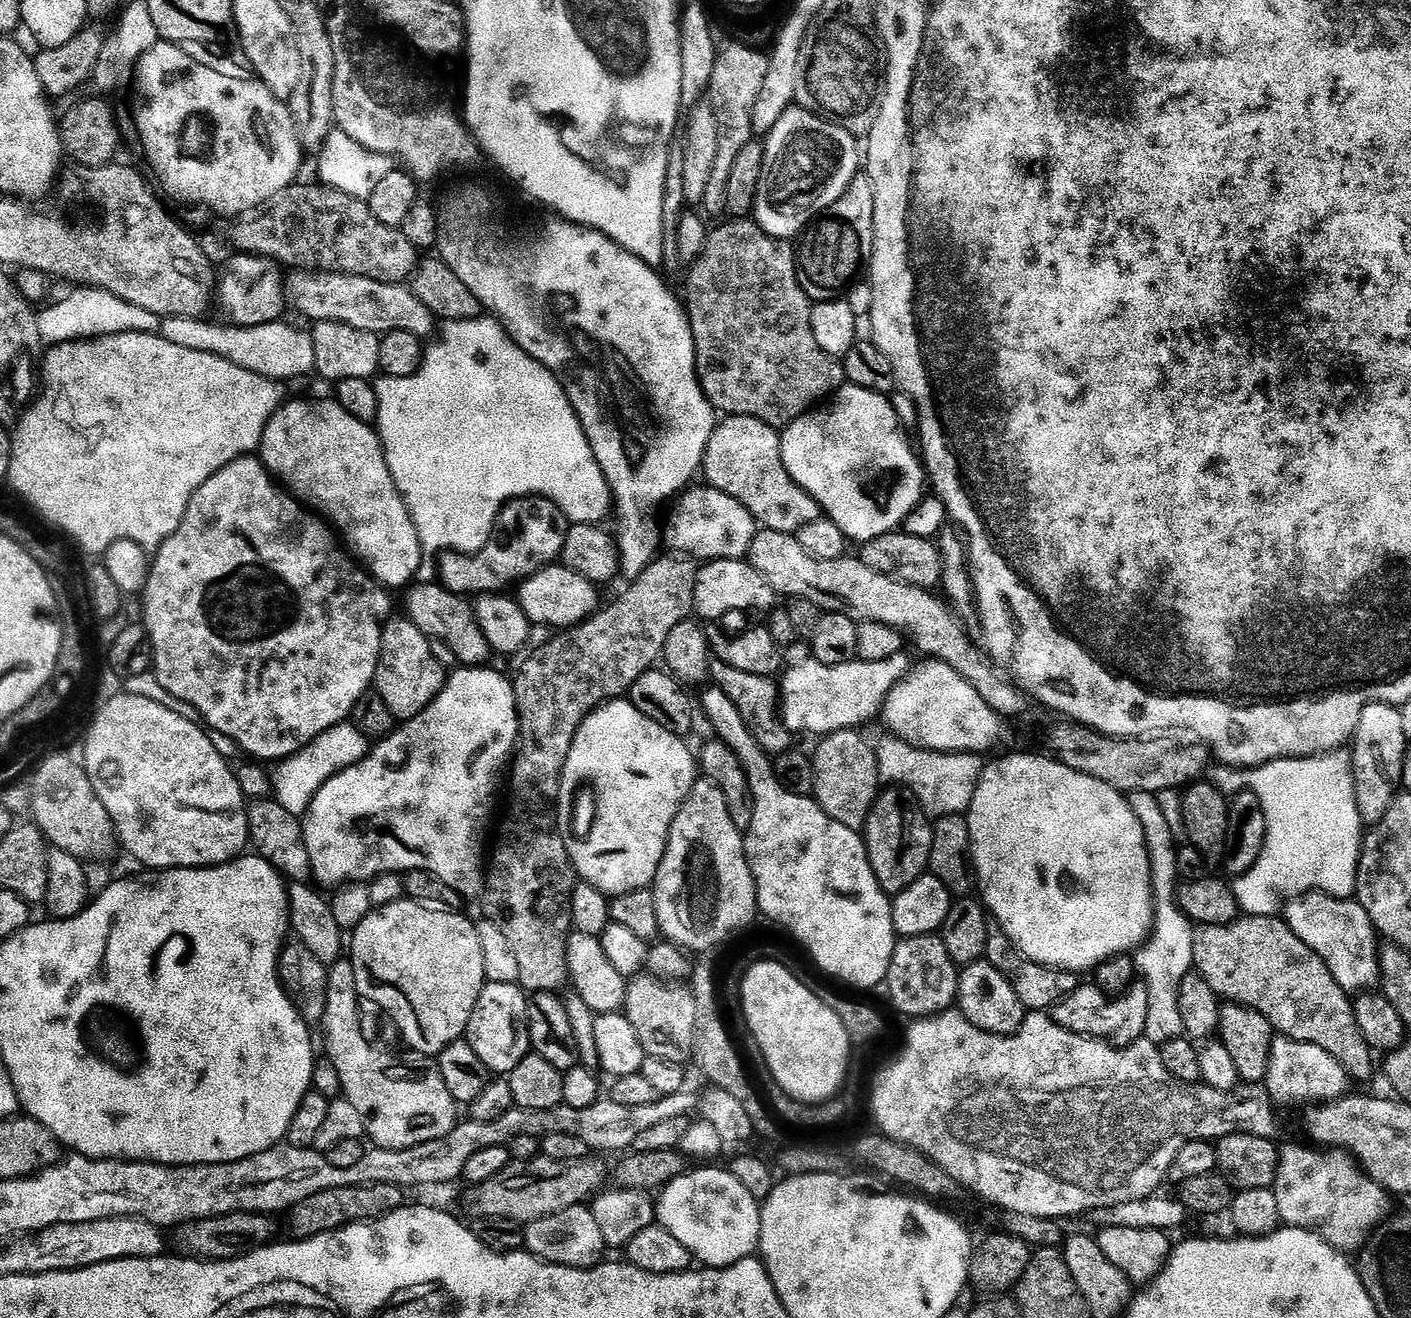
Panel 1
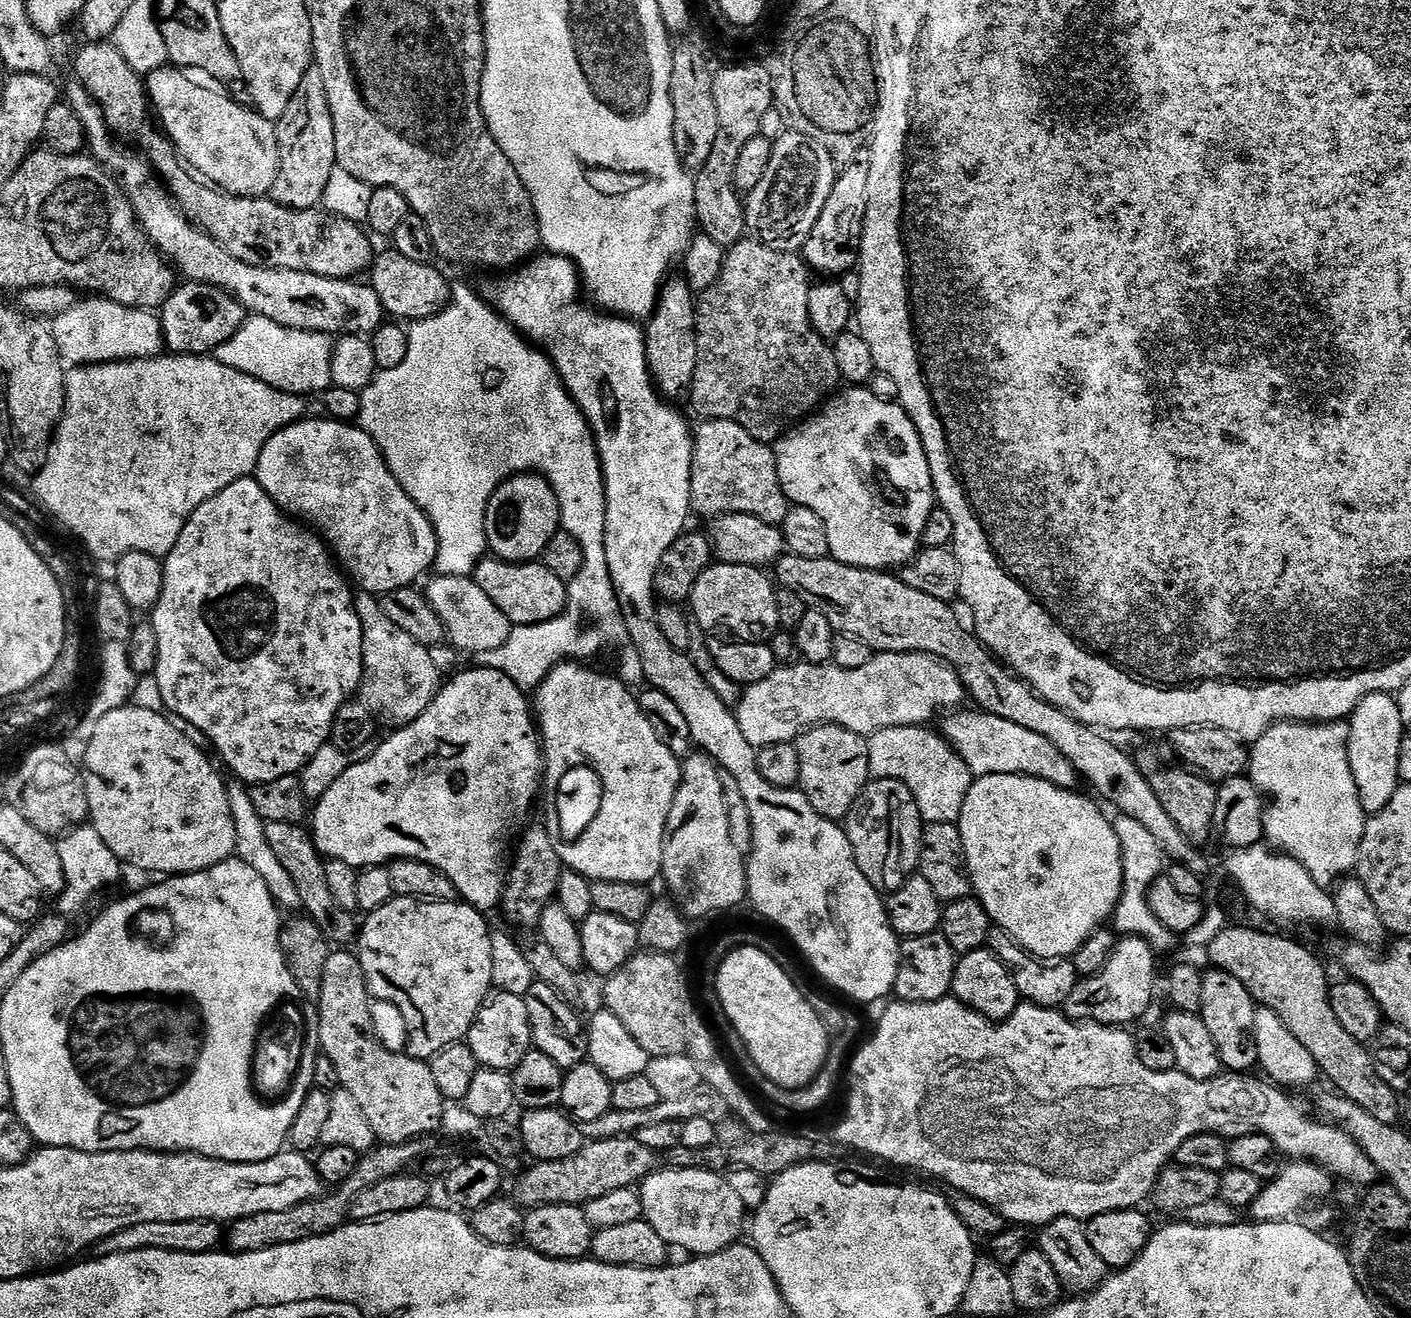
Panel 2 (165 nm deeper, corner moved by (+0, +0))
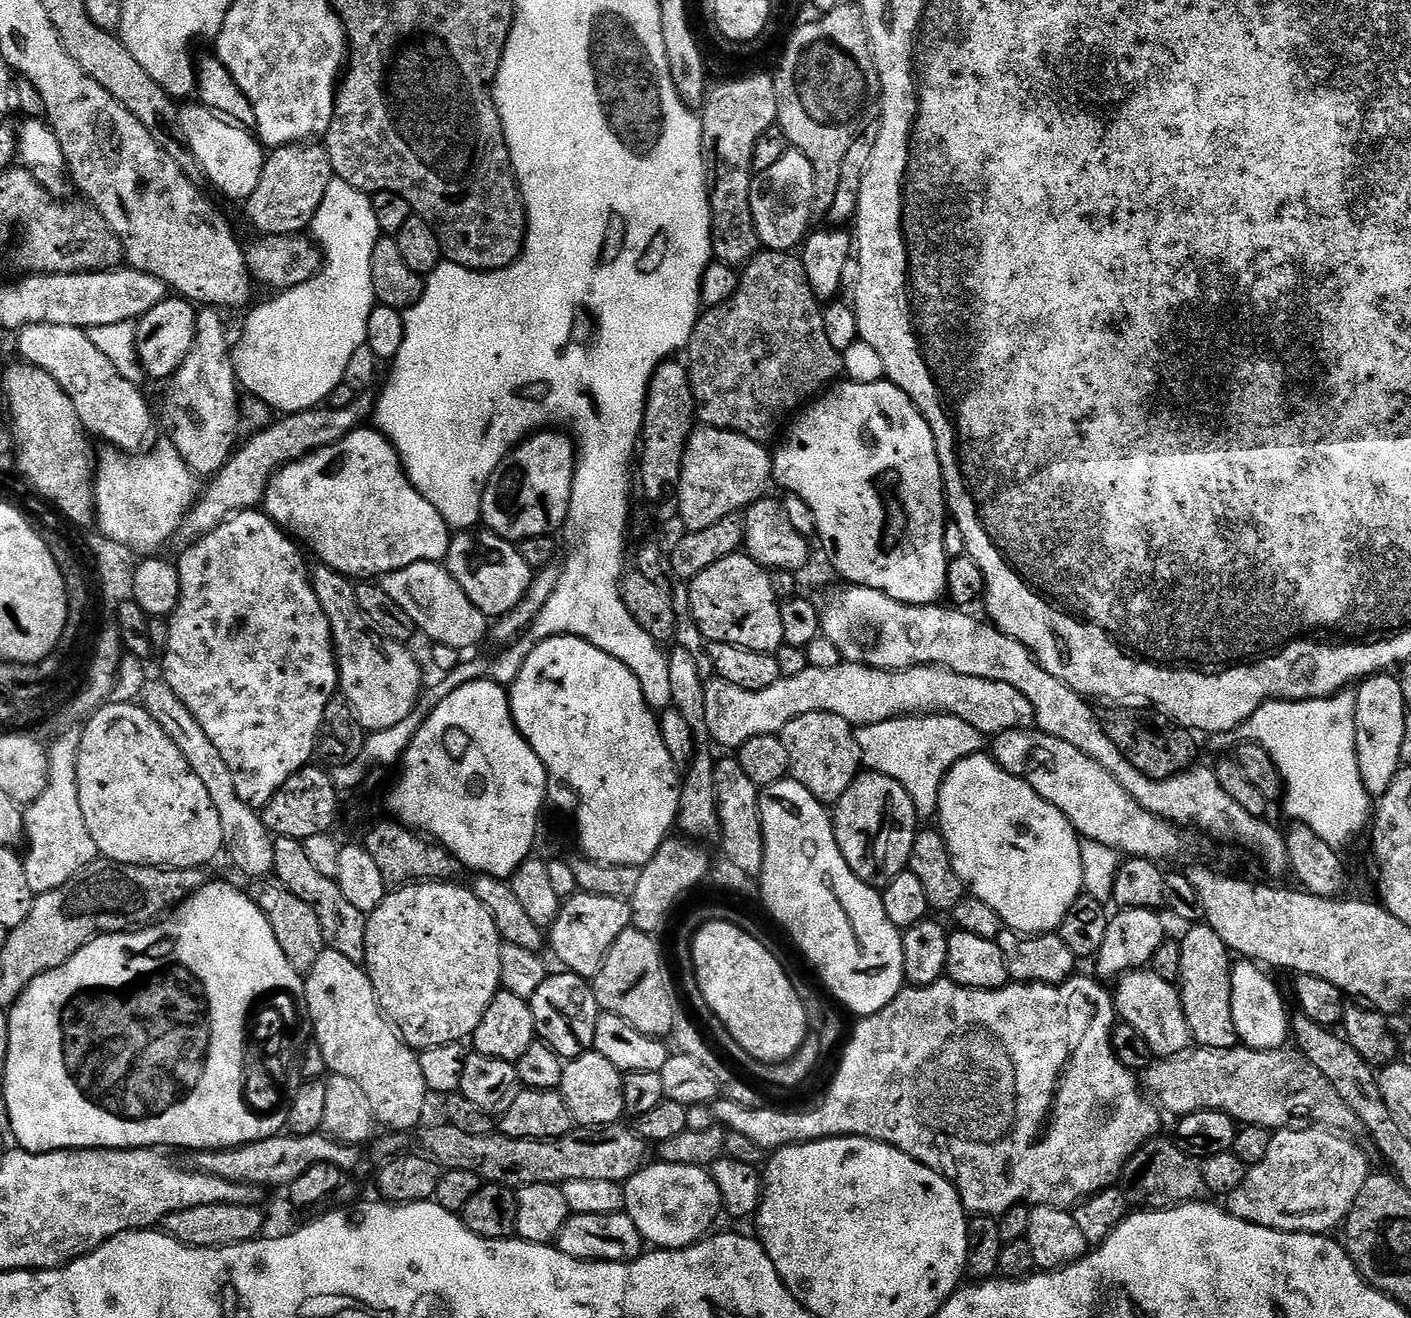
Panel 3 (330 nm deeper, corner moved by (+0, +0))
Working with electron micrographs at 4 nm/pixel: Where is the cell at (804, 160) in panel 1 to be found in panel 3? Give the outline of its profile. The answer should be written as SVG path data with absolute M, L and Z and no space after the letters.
M789 150L776 165L770 166L770 170L759 173L758 178L753 179L750 190L750 210L754 214L754 226L758 230L758 238L761 245L770 252L792 252L801 247L802 241L809 235L808 223L814 217L816 206L816 179L814 178L814 166L810 166L808 159L795 150Z

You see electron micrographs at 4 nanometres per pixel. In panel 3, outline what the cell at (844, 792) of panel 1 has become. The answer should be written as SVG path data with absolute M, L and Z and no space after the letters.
M802 714L802 718L794 718L778 735L790 754L791 779L806 786L820 804L837 804L862 771L860 747L853 725L838 718L838 714Z

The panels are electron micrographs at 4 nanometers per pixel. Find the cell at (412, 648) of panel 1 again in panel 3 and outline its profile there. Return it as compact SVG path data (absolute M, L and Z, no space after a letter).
M323 566L313 567L311 574L314 594L322 602L322 610L330 622L332 645L336 647L339 695L354 710L365 733L390 730L390 726L406 722L413 715L424 684L420 664L412 657L411 647L386 638L368 623L362 606L358 606L356 584L349 577Z

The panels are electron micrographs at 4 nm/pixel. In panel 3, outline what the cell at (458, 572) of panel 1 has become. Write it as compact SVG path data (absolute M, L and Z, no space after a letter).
M541 430L521 440L512 453L497 466L484 491L480 514L482 524L489 532L495 532L503 540L519 542L526 538L551 536L569 523L568 511L572 505L572 479L576 469L576 446L571 435L560 430Z

